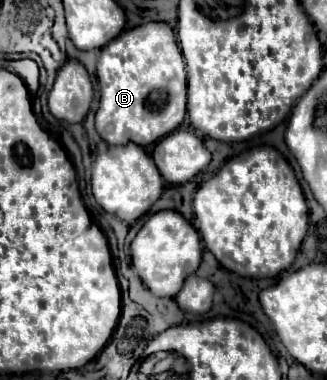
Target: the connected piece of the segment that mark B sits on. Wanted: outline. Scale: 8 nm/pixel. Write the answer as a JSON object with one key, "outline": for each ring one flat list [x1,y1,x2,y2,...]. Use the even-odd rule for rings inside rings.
{"outline":[[152,21,122,31,114,41,102,47,96,75,100,85,96,131,108,145,126,145,132,141,146,147,174,131,184,121,187,74,182,51,170,25]]}

